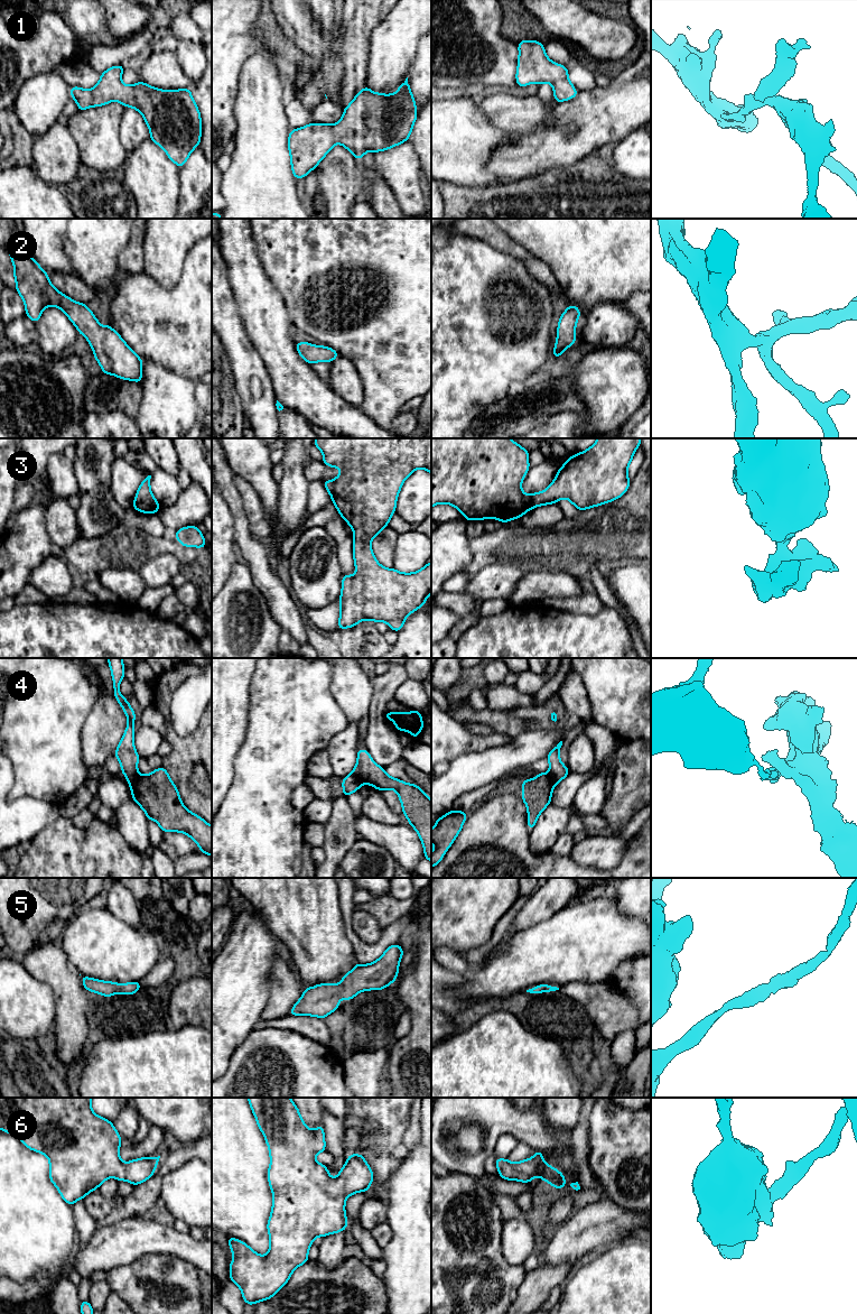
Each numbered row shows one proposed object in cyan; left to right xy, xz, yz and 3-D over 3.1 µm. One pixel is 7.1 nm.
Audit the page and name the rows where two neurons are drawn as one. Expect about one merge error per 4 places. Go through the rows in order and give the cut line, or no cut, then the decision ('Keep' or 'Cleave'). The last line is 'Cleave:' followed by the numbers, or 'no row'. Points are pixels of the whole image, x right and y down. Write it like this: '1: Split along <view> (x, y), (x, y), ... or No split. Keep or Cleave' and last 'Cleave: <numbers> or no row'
1: No split. Keep
2: No split. Keep
3: No split. Keep
4: Split along xz (351, 774), (362, 783). Cleave
5: No split. Keep
6: No split. Keep
Cleave: 4

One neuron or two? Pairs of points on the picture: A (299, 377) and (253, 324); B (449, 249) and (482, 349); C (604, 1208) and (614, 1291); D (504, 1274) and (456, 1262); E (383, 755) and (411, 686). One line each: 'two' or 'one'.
A: one
B: one
C: two
D: one
E: two

